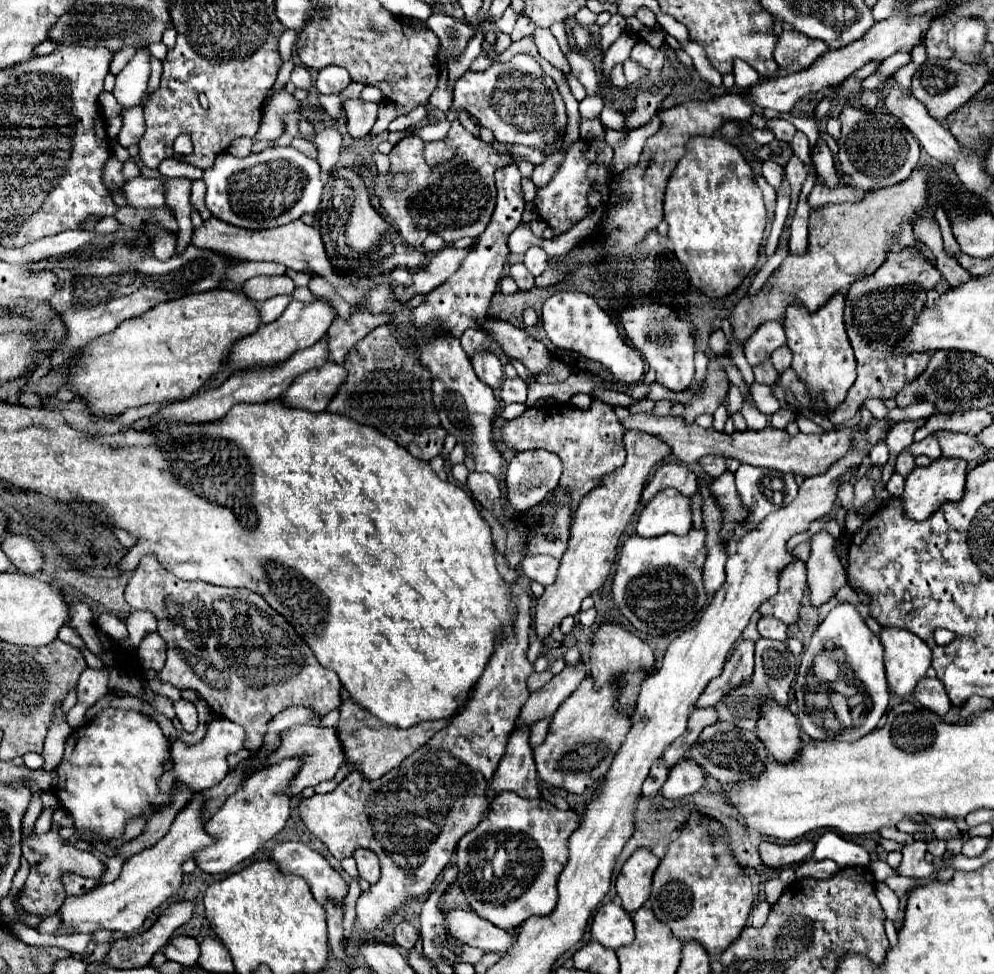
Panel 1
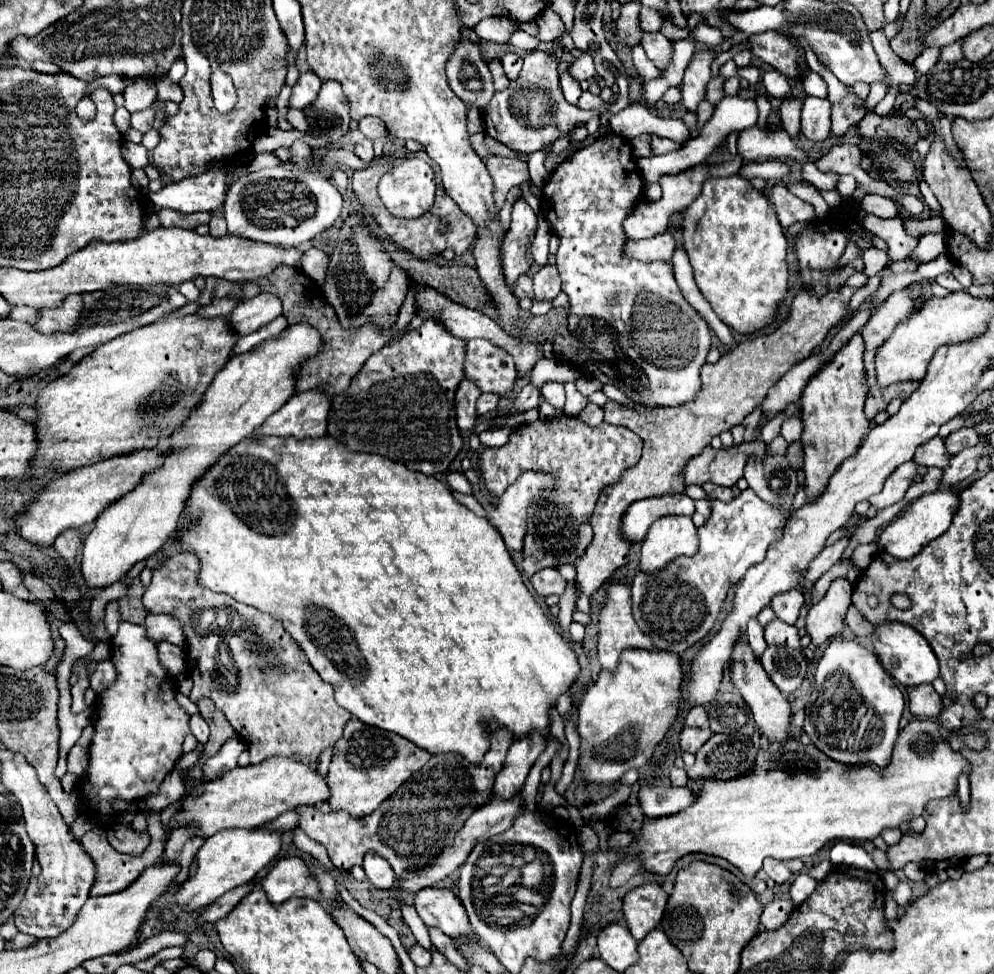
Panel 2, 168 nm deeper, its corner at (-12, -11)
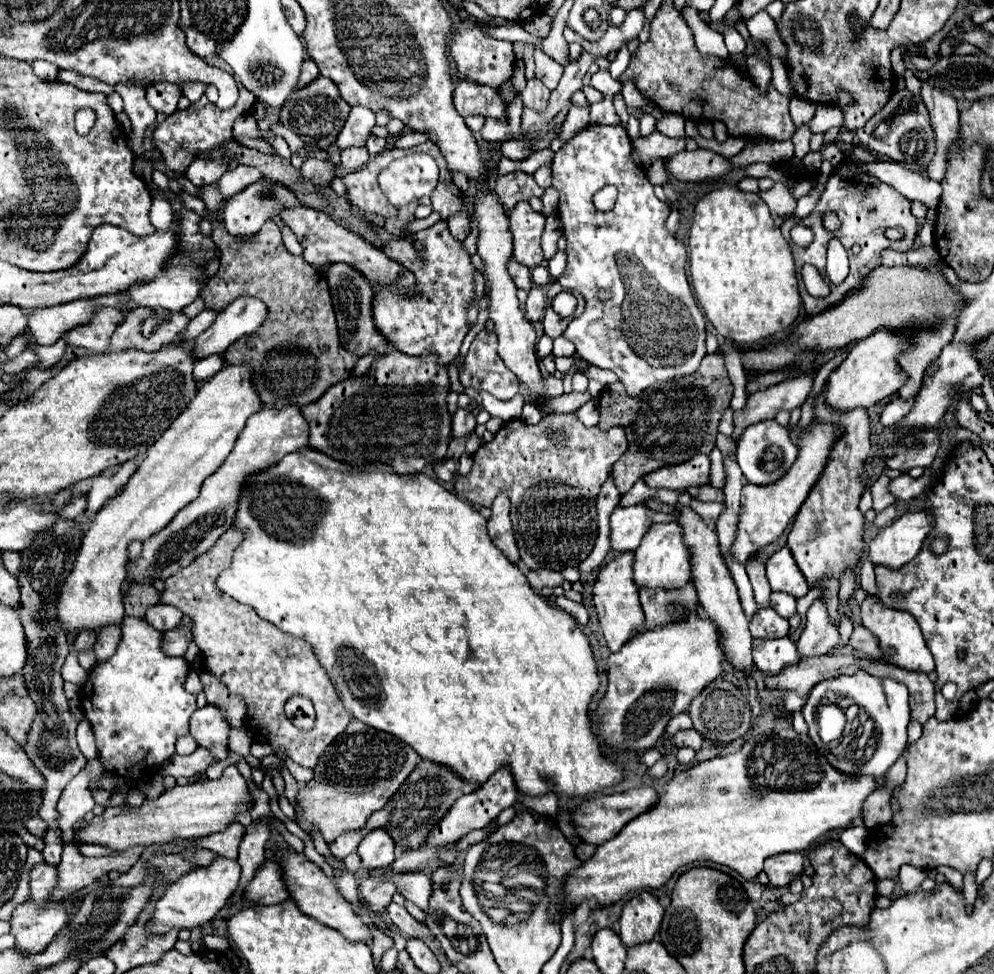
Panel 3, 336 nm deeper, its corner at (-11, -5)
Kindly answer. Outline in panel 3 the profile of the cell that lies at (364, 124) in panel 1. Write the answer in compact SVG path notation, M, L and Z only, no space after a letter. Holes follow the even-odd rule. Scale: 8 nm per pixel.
M345 149L341 153L341 165L347 169L347 171L357 171L361 169L363 165L367 165L371 159L371 155L367 153L367 149Z

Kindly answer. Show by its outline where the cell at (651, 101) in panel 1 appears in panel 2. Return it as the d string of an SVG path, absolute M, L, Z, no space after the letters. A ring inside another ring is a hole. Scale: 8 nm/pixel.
M646 133L630 139L630 145L632 145L634 155L638 155L638 157L650 157L650 155L652 155L652 153L650 153L650 141L652 141L652 137L646 135Z

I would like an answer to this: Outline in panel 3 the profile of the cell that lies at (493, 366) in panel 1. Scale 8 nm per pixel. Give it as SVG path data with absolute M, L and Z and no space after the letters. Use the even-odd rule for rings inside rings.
M457 409L457 413L451 419L451 437L459 439L459 437L467 437L469 433L473 433L475 429L475 415L467 413L465 409Z

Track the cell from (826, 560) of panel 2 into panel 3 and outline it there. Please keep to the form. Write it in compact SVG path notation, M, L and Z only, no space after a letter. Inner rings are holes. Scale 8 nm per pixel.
M783 547L781 551L777 551L775 555L769 557L767 579L769 579L771 591L789 593L795 599L807 595L807 591L809 591L809 585L807 585L807 581L803 581L803 575L799 573L799 569L791 557L791 551L787 547Z

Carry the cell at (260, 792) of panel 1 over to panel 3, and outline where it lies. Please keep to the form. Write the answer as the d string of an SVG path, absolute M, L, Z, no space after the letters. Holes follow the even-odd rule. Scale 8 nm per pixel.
M215 857L211 867L197 867L189 875L185 875L181 881L171 885L167 893L155 903L155 911L151 919L145 925L147 937L153 935L165 935L171 929L197 929L203 927L207 921L215 919L215 915L227 905L231 895L239 887L239 877L241 877L241 867L237 861L225 859L225 857Z

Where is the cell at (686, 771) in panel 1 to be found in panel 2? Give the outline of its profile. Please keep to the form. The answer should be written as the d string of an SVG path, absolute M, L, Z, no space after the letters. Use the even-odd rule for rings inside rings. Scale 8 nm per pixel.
M642 785L638 791L640 805L648 817L666 817L690 807L696 801L696 795L690 787L672 787L672 785Z

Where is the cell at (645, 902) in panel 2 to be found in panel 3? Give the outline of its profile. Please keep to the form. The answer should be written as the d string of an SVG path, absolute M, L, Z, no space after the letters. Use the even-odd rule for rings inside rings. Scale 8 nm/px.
M647 891L637 893L631 901L625 903L619 919L621 943L629 949L651 941L659 931L661 919L663 919L663 907L659 905L659 901Z

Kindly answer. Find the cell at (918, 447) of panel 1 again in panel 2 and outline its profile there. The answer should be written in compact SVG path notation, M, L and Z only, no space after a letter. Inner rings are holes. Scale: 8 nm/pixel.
M912 459L902 463L884 483L884 489L878 495L872 495L872 499L868 499L876 509L886 509L898 501L904 499L904 493L908 489L908 485L912 485L914 477L918 475L918 463L914 463Z

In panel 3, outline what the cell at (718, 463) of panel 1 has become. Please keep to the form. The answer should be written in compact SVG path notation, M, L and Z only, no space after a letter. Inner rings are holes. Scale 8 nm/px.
M703 485L703 487L691 487L687 489L687 493L699 501L717 501L717 503L723 503L723 491L719 489L713 489L711 485Z

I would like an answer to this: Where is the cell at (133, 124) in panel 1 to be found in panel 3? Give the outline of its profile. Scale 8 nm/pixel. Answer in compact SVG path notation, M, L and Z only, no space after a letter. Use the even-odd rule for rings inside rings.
M131 83L131 85L115 85L113 91L121 95L125 103L125 113L131 119L132 131L127 136L128 146L136 157L143 157L143 133L155 121L157 113L145 99L145 87Z

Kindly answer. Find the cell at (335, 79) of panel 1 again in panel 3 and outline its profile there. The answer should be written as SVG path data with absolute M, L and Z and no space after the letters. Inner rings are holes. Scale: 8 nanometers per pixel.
M319 75L309 85L291 93L291 97L287 97L287 101L283 103L283 107L279 111L279 123L285 125L287 129L291 129L293 133L297 133L299 137L303 137L305 141L307 139L313 141L315 147L327 149L331 143L335 143L335 137L339 135L339 129L343 129L343 125L347 121L347 115L349 115L349 109L351 107L339 95L337 85L331 79Z

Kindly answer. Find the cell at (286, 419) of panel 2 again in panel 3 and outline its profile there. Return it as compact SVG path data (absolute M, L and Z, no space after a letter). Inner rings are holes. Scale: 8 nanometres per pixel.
M295 405L287 409L261 409L251 419L247 419L245 429L241 431L235 449L227 457L227 461L211 475L201 487L201 495L191 501L187 507L183 507L173 521L161 529L159 533L151 535L143 541L143 551L139 559L127 561L127 581L143 585L153 583L157 579L165 581L171 577L171 573L177 573L179 569L187 567L191 561L195 561L199 555L207 553L217 539L233 525L237 503L241 497L241 489L247 483L247 477L269 469L271 465L279 463L287 453L295 453L303 449L309 441L309 429L303 421L301 409L295 409Z

